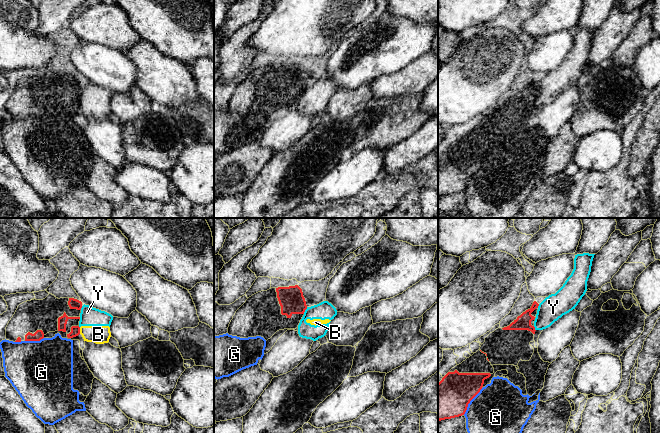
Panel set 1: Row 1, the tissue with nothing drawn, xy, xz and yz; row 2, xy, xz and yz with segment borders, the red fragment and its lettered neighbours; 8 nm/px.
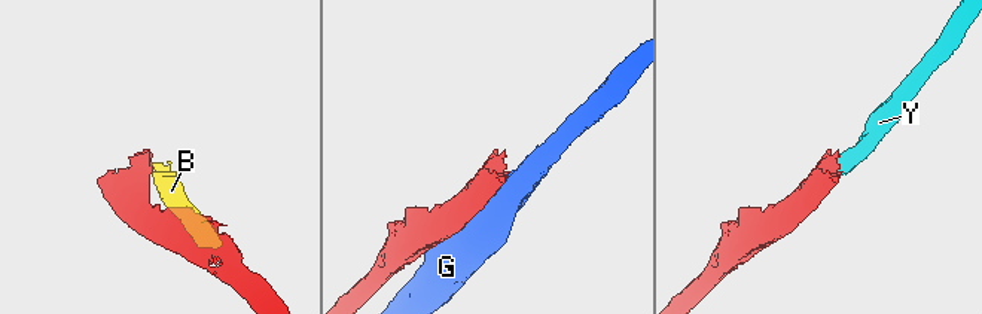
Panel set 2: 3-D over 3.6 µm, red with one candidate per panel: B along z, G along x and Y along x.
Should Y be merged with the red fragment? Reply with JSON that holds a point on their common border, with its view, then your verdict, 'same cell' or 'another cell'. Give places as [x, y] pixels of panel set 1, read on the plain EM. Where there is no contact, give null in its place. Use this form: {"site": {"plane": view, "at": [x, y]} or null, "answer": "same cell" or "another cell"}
{"site": {"plane": "xz", "at": [305, 85]}, "answer": "another cell"}

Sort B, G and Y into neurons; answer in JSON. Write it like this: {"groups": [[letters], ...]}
{"groups": [["B", "Y"], ["G"]]}

